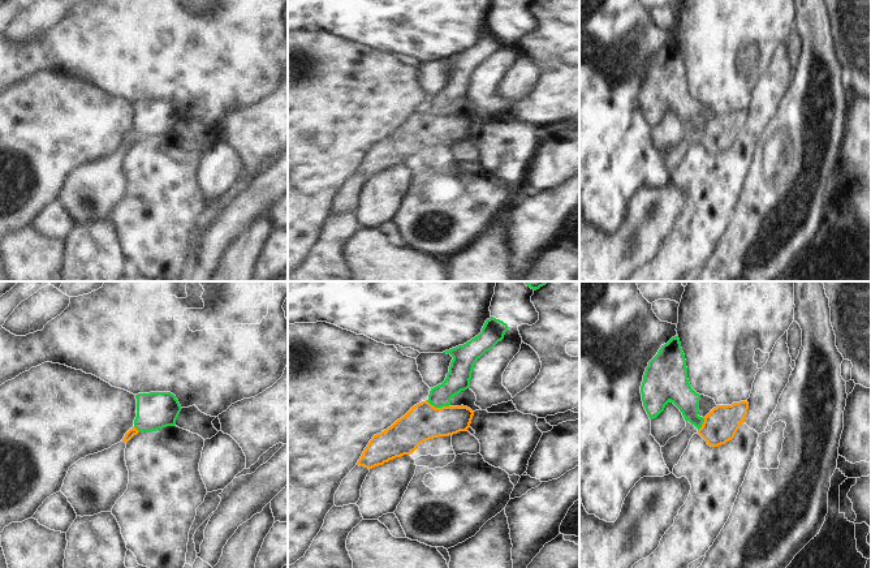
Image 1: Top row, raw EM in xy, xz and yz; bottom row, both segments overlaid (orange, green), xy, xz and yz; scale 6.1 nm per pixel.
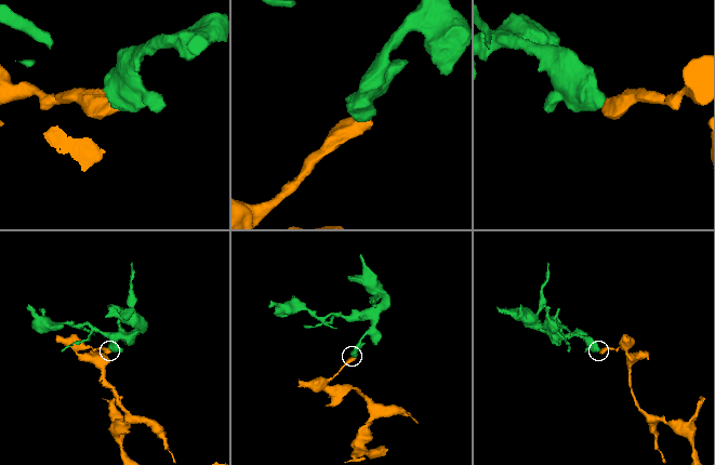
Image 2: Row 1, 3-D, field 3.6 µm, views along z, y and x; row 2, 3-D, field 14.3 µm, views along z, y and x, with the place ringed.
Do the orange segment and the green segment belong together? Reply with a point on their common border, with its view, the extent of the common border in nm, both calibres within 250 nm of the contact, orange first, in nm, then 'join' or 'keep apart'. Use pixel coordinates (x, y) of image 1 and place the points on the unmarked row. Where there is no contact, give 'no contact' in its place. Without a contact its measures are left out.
meets orange in xz at (438, 116); contact 150 nm long; 220 nm thick on the orange side, 150 nm on the other; keep apart

